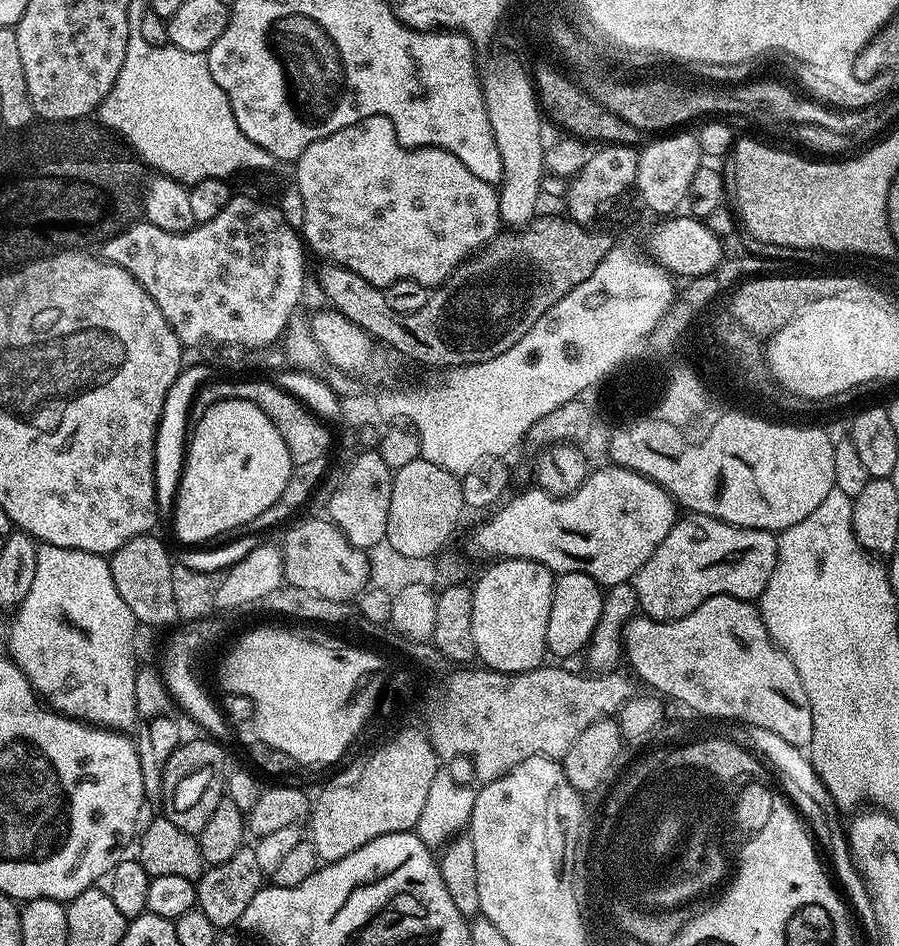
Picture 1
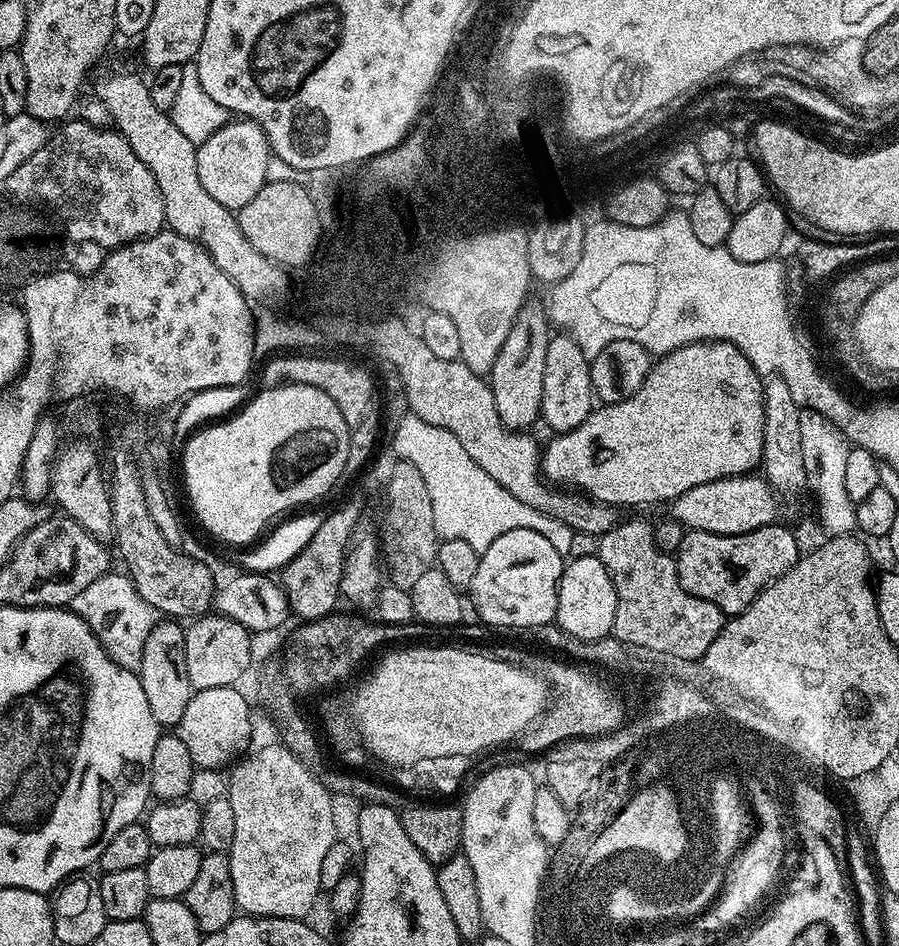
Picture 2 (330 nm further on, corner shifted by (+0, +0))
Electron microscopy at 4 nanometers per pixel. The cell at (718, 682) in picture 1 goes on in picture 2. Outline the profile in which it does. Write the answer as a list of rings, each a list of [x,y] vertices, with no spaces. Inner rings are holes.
[[[621,519],[610,531],[599,537],[598,544],[600,561],[602,566],[606,566],[616,591],[616,613],[612,627],[616,638],[622,642],[634,643],[635,646],[646,646],[651,650],[676,654],[684,661],[689,659],[688,648],[694,647],[695,644],[707,646],[714,642],[714,638],[718,638],[718,634],[724,629],[724,611],[714,606],[714,602],[706,602],[706,598],[698,598],[680,585],[675,559],[669,553],[656,548],[651,523],[647,524],[644,520]]]

